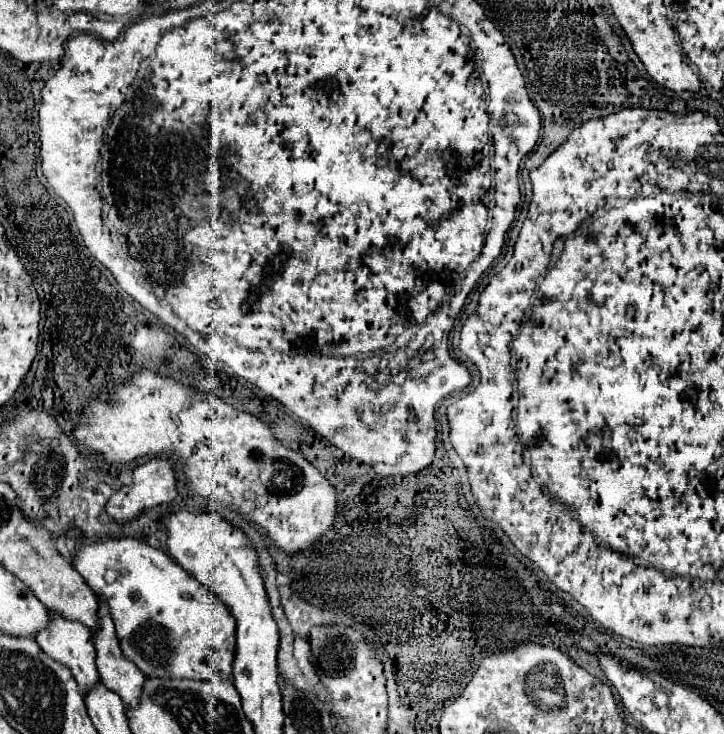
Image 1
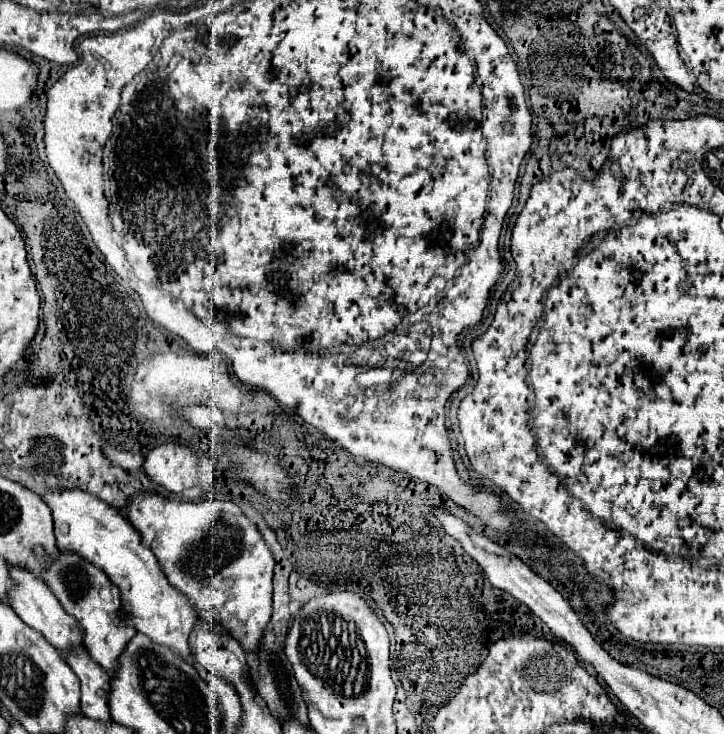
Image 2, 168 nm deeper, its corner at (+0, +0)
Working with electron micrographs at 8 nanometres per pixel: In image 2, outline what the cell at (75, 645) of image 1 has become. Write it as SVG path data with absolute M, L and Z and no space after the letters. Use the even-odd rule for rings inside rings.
M8 563L8 575L16 583L12 587L12 591L8 593L8 603L28 627L42 633L46 637L46 641L50 641L62 655L66 655L72 645L82 645L82 629L80 629L80 625L70 615L64 613L58 599L50 593L50 589L46 589L46 585L30 569Z

